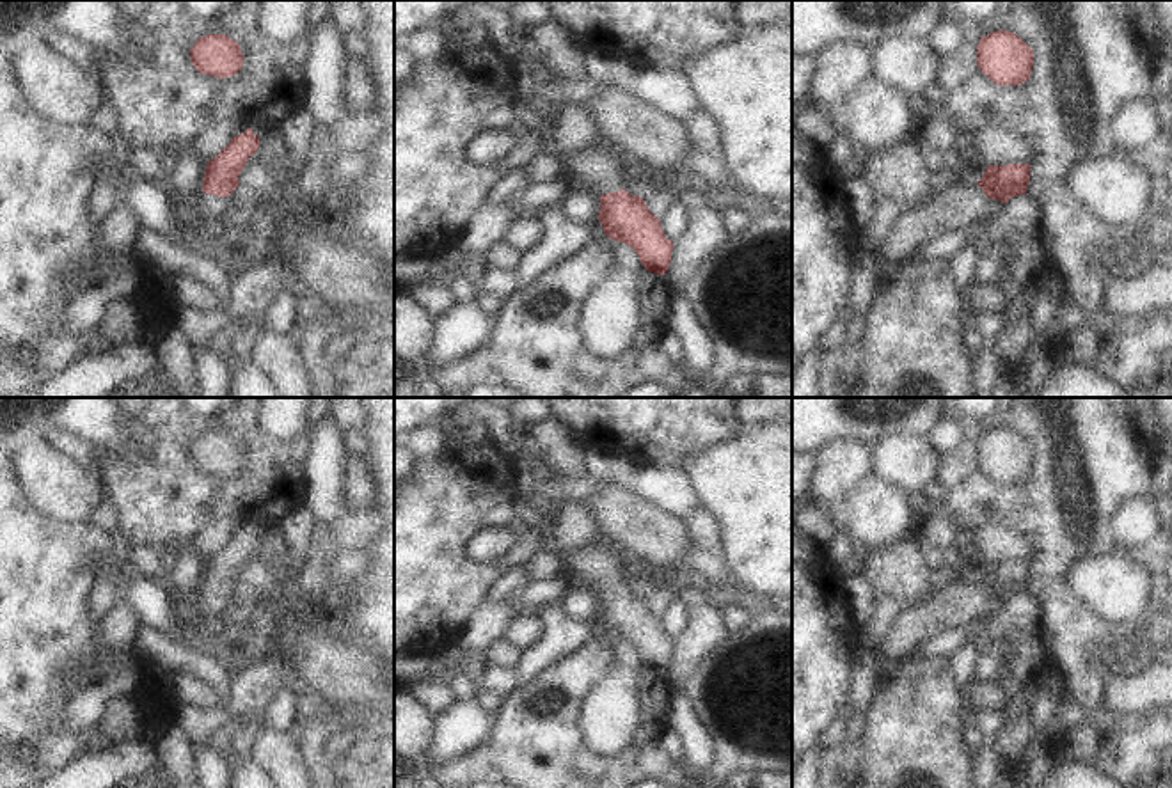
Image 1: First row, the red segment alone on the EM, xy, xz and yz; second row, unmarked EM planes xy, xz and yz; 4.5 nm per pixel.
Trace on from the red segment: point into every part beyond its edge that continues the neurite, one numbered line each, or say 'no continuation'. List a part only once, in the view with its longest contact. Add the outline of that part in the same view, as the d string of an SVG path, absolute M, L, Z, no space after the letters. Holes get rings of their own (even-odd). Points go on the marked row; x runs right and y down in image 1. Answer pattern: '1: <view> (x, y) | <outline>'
1: xy (210, 206) | M199 193L197 211L201 218L218 218L227 204L227 197L218 197L211 193Z

